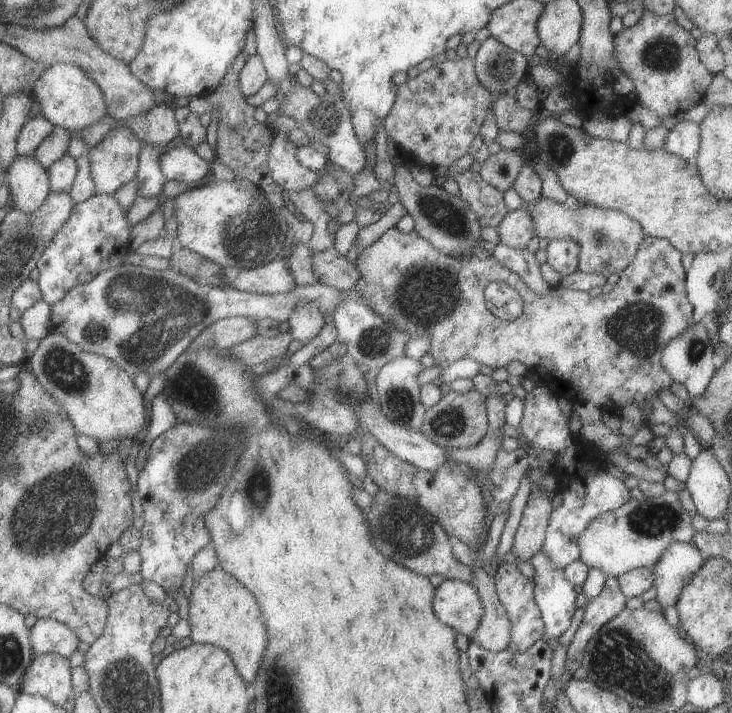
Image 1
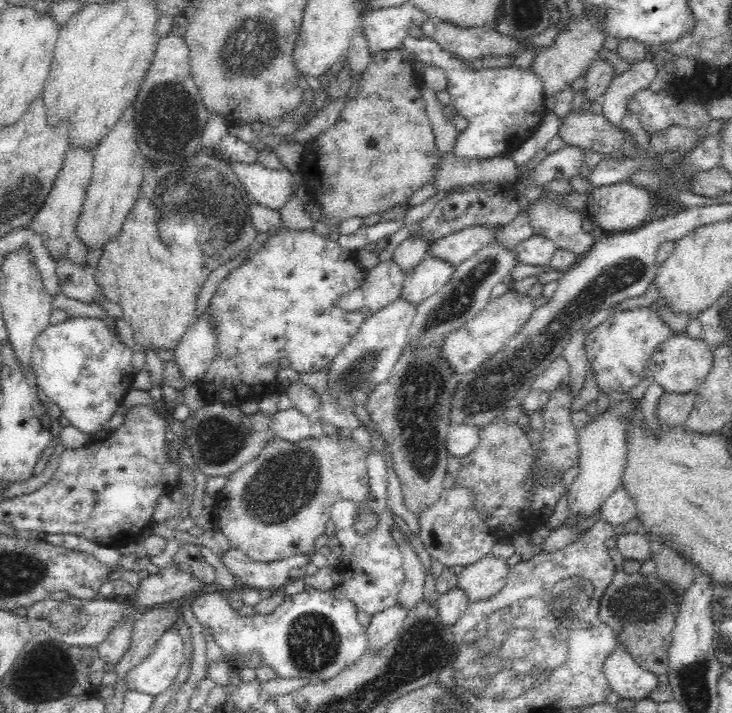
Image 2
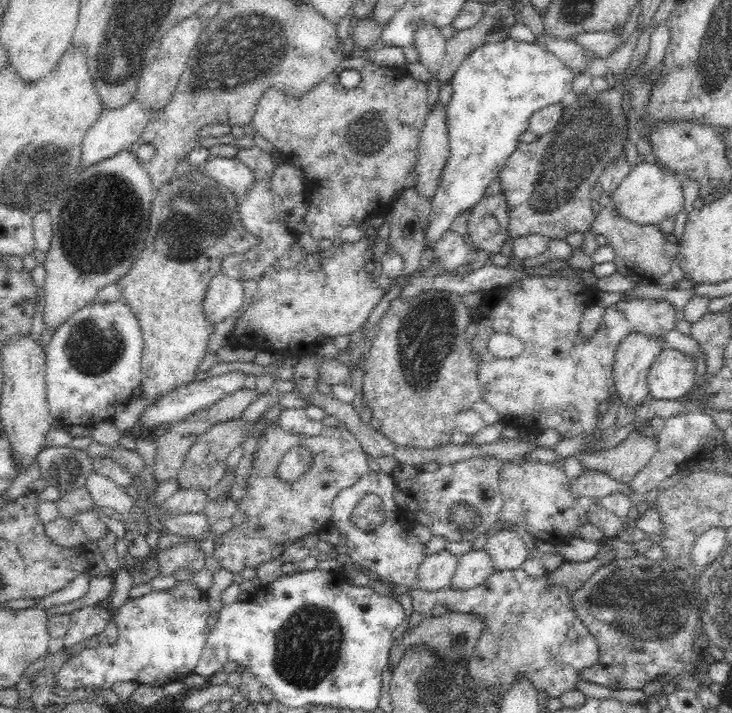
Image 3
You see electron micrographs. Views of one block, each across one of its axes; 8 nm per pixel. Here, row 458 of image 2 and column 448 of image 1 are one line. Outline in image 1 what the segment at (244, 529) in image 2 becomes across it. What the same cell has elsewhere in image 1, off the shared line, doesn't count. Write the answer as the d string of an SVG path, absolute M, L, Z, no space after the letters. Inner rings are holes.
M395 226L385 230L383 234L371 246L364 248L357 256L354 265L357 267L359 278L355 283L353 292L358 293L358 296L364 301L375 314L378 314L385 322L391 323L397 330L402 333L407 333L411 338L425 336L429 340L428 352L431 354L434 364L439 368L445 368L456 360L469 357L476 360L480 365L490 366L492 369L500 366L507 366L509 362L517 360L527 368L527 370L538 374L539 380L543 384L552 388L555 395L564 397L571 404L590 402L593 405L599 406L603 410L615 412L613 408L617 408L618 412L621 407L627 403L634 403L638 408L646 407L646 399L657 397L657 394L663 388L669 388L673 383L669 373L661 366L660 358L663 347L669 339L679 336L687 327L693 324L691 317L691 305L685 297L684 272L681 265L681 253L675 250L674 246L667 239L646 236L638 246L635 253L635 258L620 272L619 279L612 286L609 293L601 293L598 296L591 297L587 291L576 291L568 288L563 288L560 284L550 287L549 291L542 295L536 295L532 290L527 288L527 285L510 270L501 266L495 257L483 249L482 243L477 247L473 247L470 253L462 255L450 255L446 252L437 250L428 240L421 238L417 232L410 231L408 234L399 231ZM492 280L500 280L516 289L520 298L524 302L522 313L513 321L502 321L495 317L486 307L483 301L483 288Z

